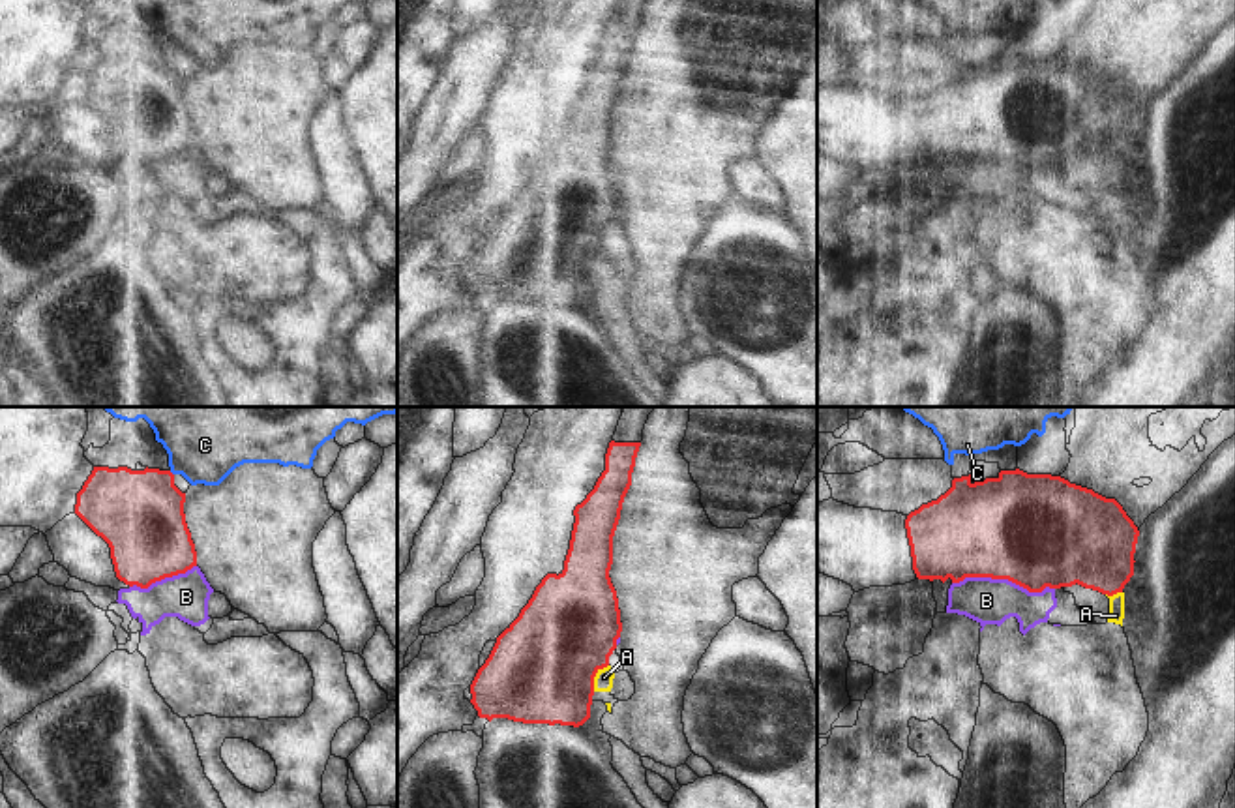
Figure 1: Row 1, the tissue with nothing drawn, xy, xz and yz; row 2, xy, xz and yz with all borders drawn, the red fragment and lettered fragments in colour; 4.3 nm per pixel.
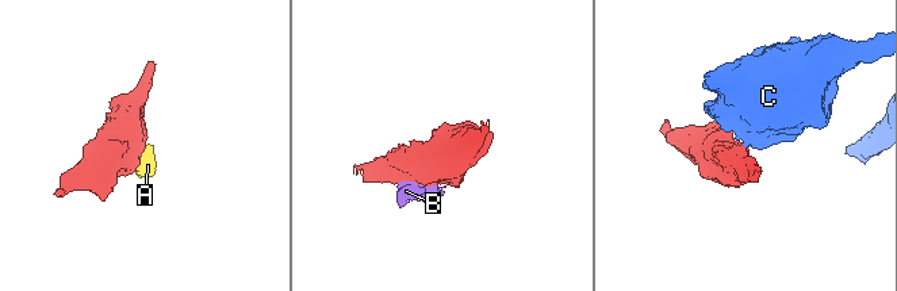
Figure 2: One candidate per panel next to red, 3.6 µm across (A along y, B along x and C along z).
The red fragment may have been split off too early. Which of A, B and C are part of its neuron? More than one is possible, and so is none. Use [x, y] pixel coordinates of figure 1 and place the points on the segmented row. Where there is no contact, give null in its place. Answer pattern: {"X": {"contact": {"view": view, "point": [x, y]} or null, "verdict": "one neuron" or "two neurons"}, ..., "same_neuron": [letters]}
{"A": {"contact": {"view": "xz", "point": [595, 675]}, "verdict": "two neurons"}, "B": {"contact": {"view": "yz", "point": [1003, 578]}, "verdict": "two neurons"}, "C": {"contact": {"view": "xy", "point": [171, 473]}, "verdict": "two neurons"}, "same_neuron": []}

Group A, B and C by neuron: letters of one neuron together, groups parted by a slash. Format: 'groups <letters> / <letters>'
groups A B / C

